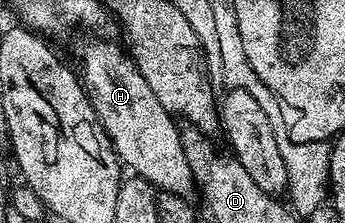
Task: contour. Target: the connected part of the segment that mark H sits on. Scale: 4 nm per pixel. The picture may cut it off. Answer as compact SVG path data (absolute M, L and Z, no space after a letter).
M110 42L88 44L82 52L80 77L92 109L95 110L100 124L111 138L112 146L121 163L127 169L129 167L128 170L133 175L150 182L157 191L173 196L190 195L189 193L195 189L195 180L186 159L185 148L182 146L181 129L179 125L176 126L177 121L172 113L168 112L155 97L154 90L147 85L146 78L142 77L131 57L121 47L119 49Z

